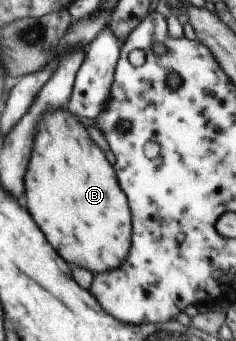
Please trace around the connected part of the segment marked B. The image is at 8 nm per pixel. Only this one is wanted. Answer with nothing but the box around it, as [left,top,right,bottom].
[24,107,132,274]

